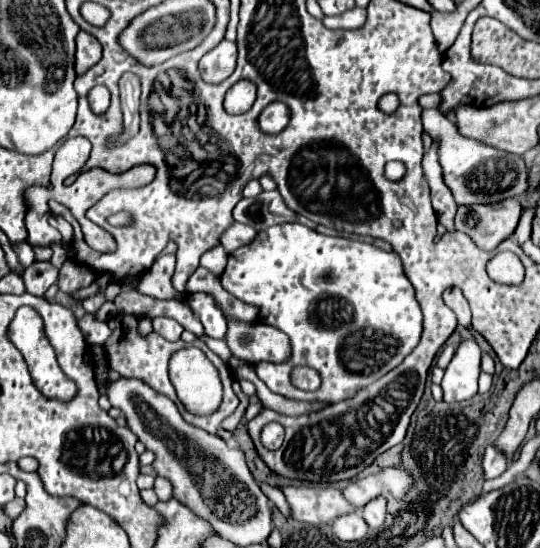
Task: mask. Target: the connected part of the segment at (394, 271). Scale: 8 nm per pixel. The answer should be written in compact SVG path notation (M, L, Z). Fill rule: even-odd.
M300 223L274 225L258 231L252 243L242 245L228 255L228 265L220 275L220 281L236 299L260 307L258 321L274 325L290 337L290 359L284 363L259 362L256 365L256 375L268 385L268 389L286 399L318 401L324 405L350 399L360 389L398 367L420 341L422 311L414 297L414 287L404 275L400 257L394 251L386 253L370 243L322 235ZM294 365L308 365L320 373L322 387L312 393L312 399L306 399L306 391L292 387L288 381Z

